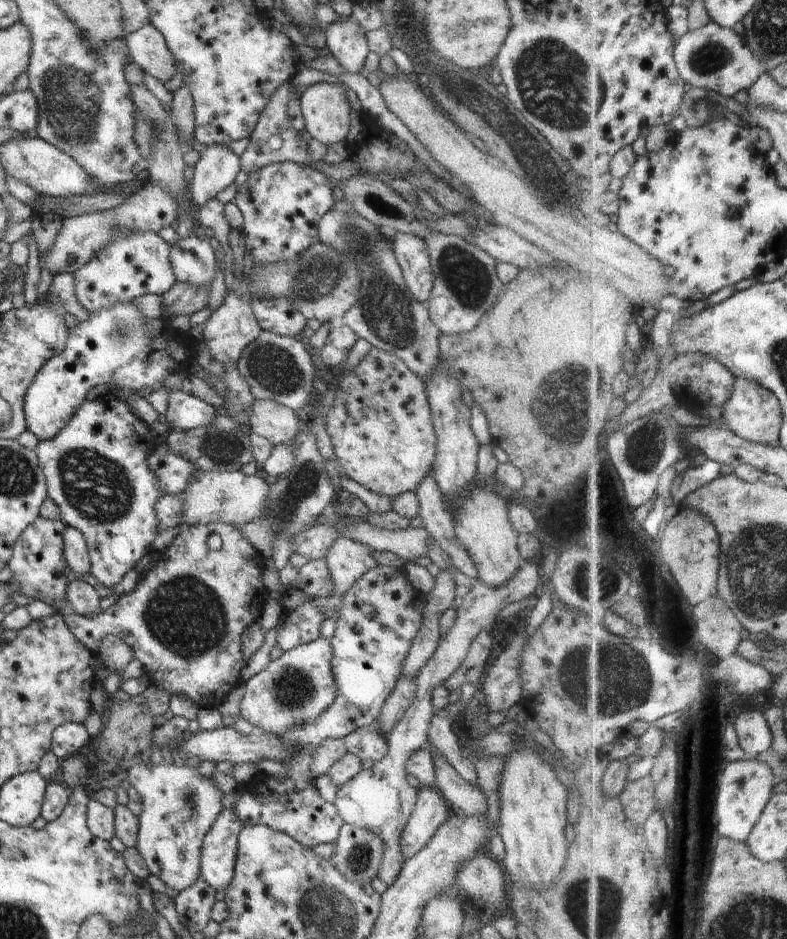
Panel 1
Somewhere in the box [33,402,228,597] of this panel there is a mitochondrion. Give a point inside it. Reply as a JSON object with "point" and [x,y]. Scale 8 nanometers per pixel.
{"point":[98,488]}

